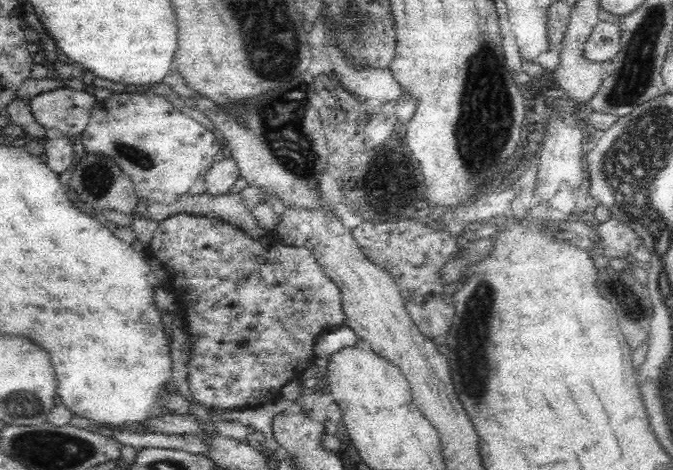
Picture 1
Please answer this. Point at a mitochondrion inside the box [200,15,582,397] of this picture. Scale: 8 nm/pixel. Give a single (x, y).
(486, 118)

